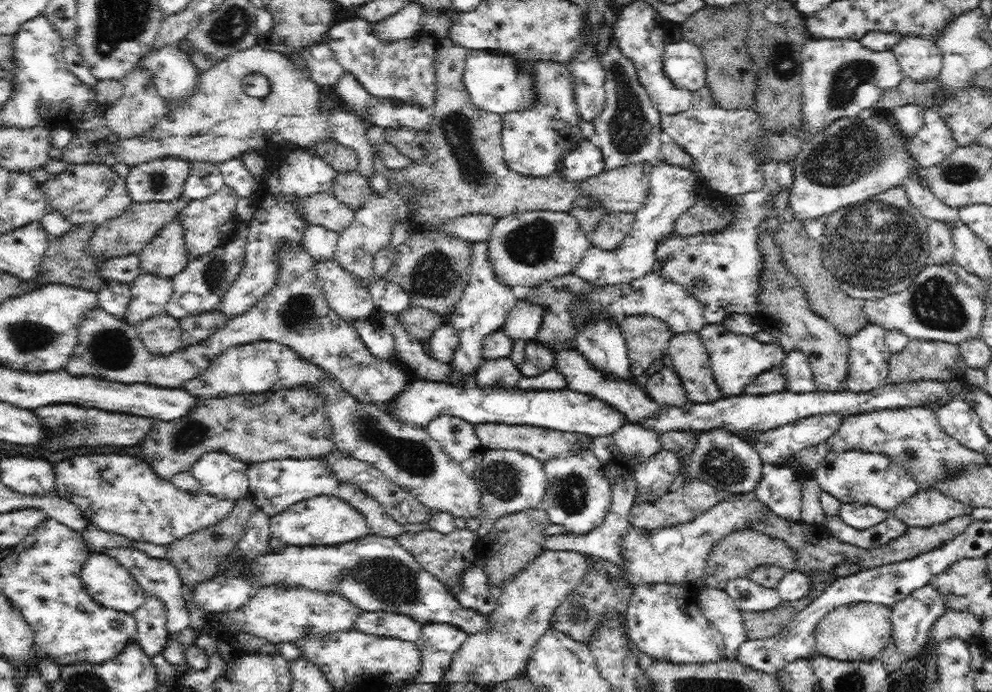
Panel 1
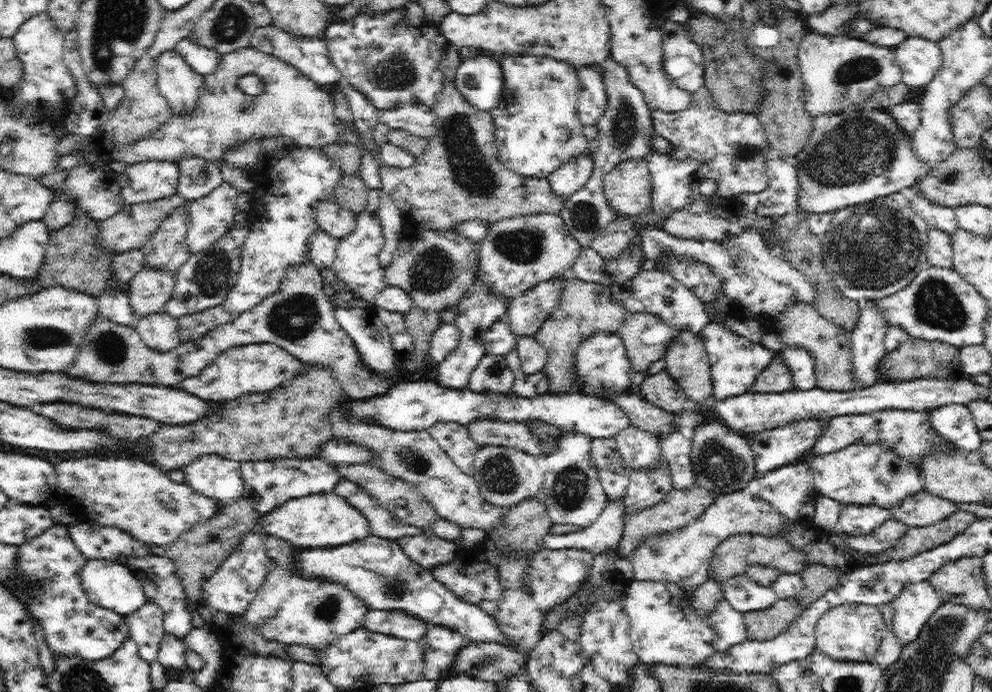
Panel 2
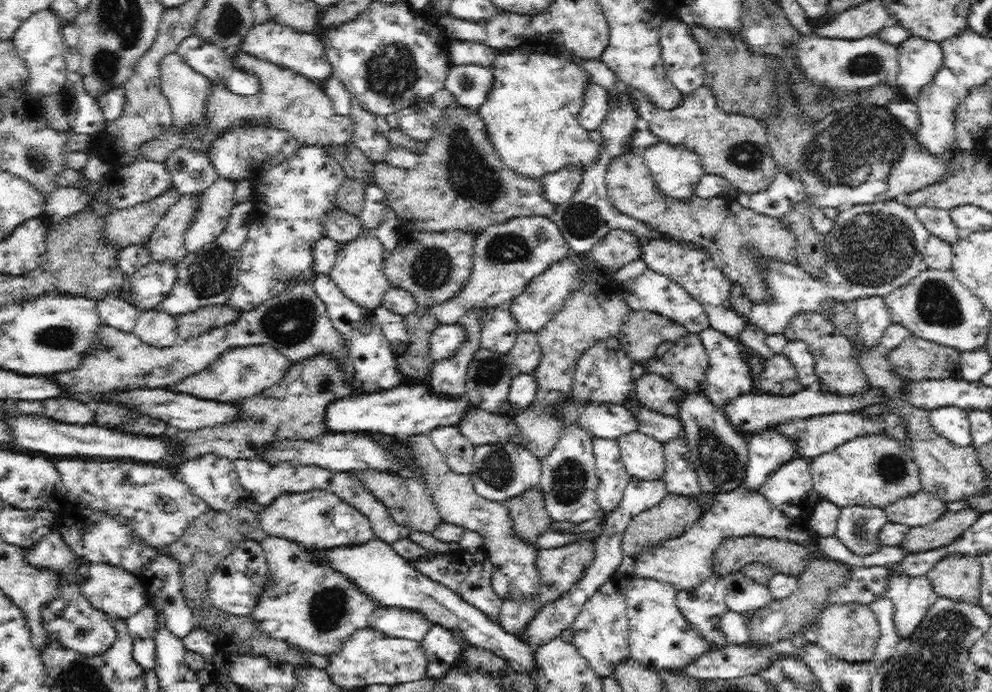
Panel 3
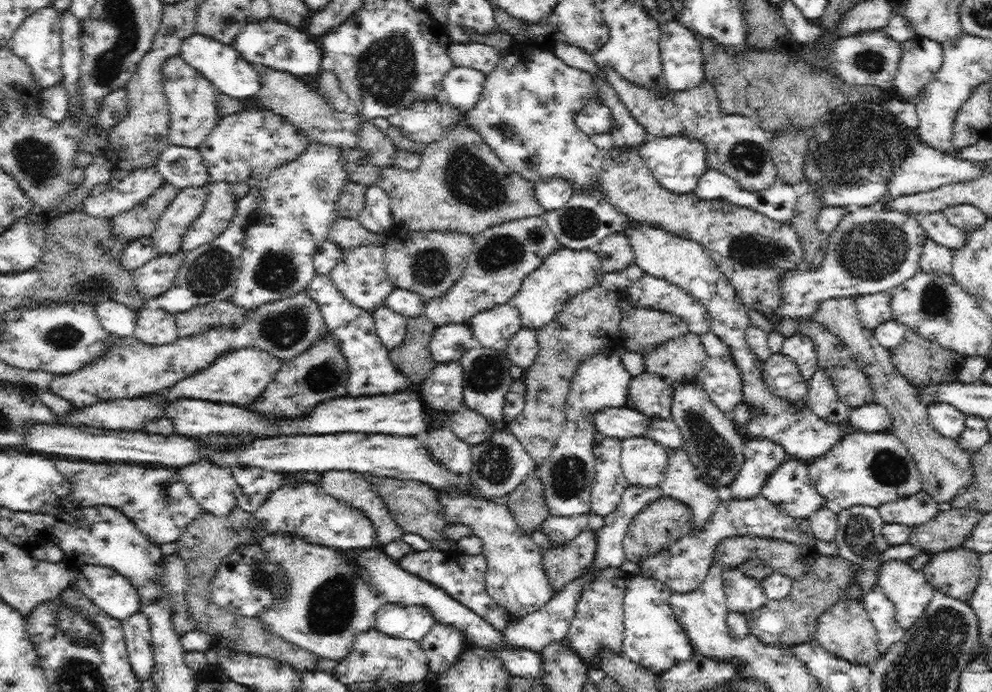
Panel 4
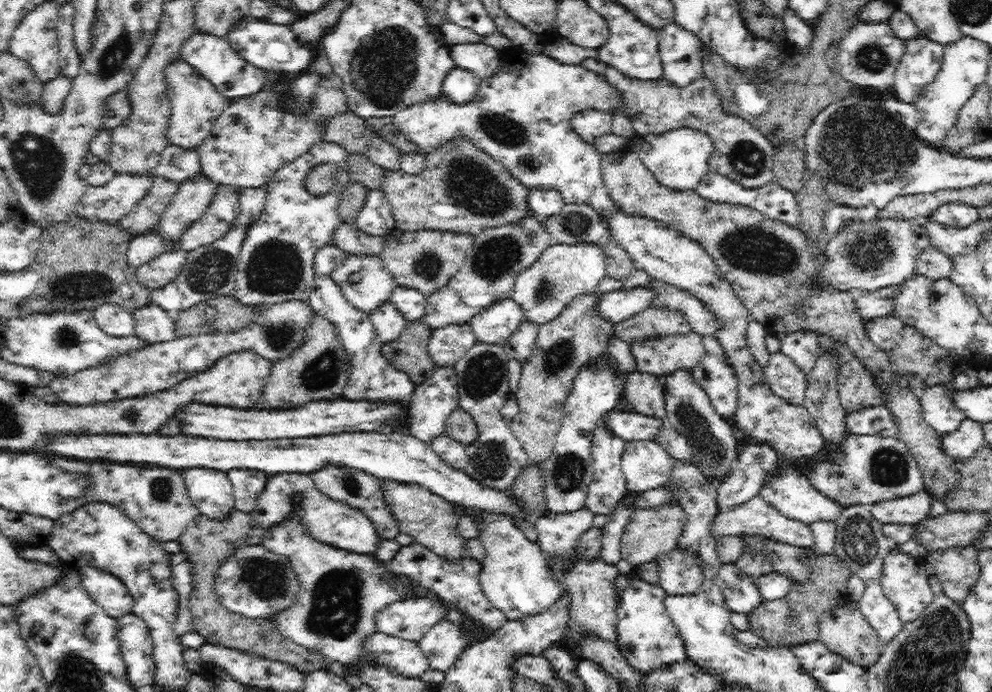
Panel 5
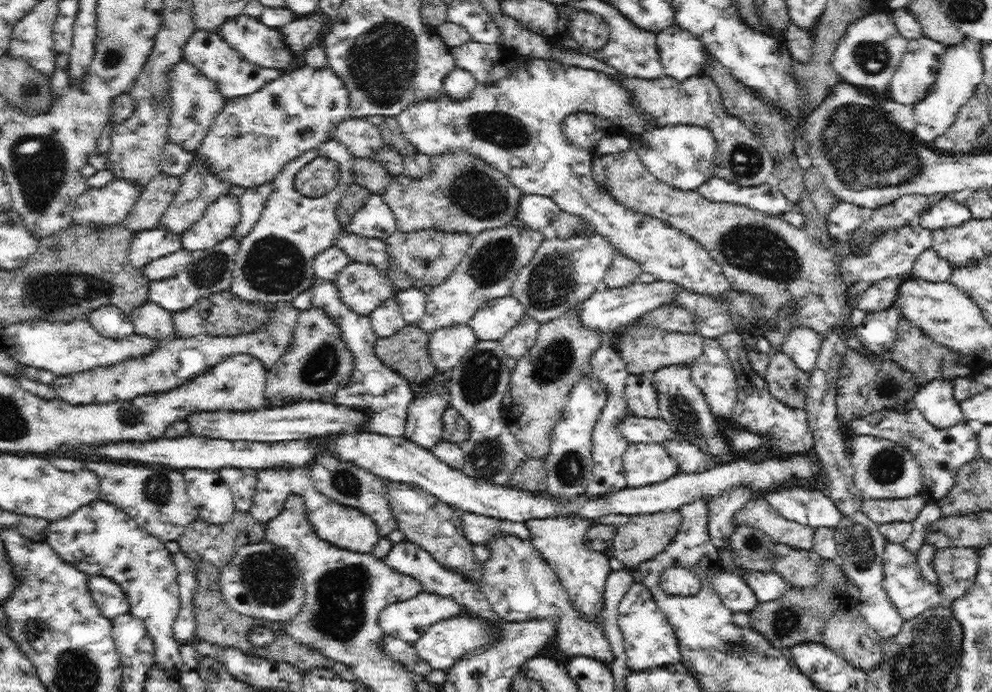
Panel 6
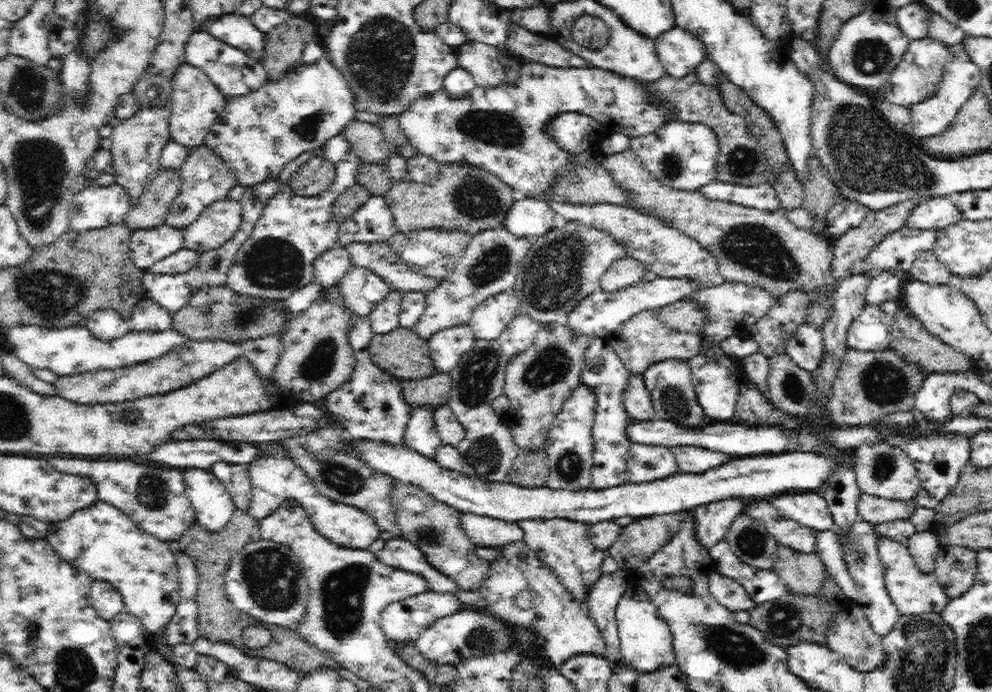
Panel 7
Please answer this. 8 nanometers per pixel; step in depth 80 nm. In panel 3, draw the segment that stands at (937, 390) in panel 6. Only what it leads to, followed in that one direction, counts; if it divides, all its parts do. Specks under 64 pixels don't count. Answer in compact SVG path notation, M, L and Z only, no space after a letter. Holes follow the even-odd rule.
M940 407L929 411L929 424L940 436L952 441L954 445L972 446L971 422L968 411L961 407Z

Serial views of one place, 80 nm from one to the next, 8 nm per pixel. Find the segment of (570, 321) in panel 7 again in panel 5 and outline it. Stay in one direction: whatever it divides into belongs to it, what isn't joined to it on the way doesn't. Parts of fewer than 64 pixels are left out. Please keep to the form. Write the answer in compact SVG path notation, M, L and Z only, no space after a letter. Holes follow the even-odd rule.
M636 286L631 290L604 292L603 300L599 302L599 314L610 319L615 326L626 318L656 307L654 296L656 295L653 295L653 290L644 289L643 286Z

